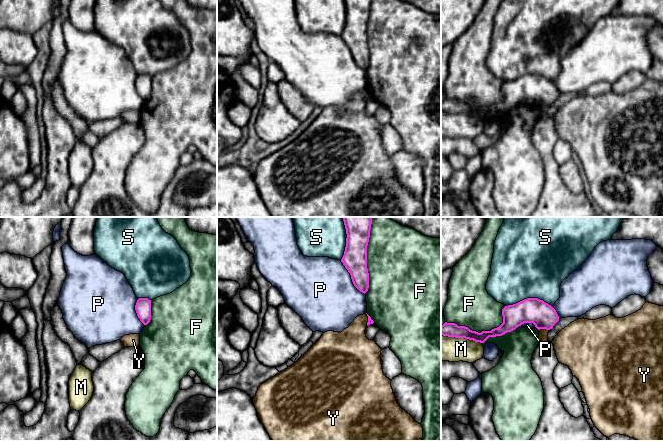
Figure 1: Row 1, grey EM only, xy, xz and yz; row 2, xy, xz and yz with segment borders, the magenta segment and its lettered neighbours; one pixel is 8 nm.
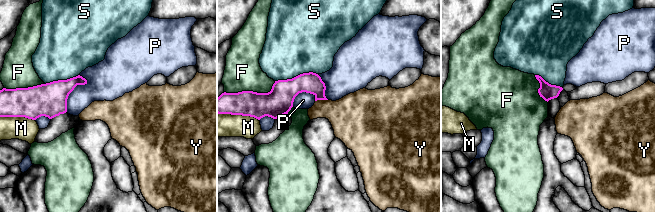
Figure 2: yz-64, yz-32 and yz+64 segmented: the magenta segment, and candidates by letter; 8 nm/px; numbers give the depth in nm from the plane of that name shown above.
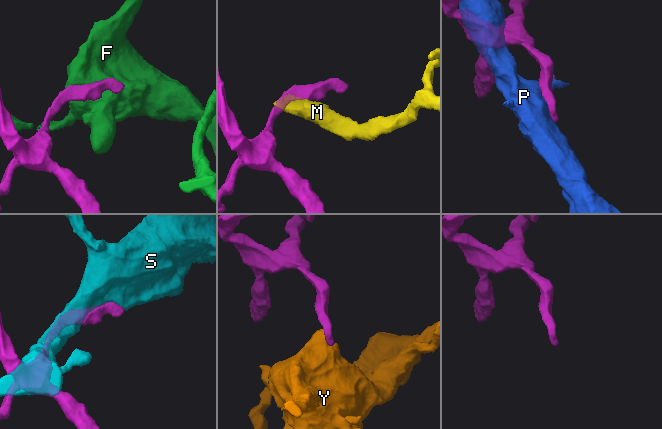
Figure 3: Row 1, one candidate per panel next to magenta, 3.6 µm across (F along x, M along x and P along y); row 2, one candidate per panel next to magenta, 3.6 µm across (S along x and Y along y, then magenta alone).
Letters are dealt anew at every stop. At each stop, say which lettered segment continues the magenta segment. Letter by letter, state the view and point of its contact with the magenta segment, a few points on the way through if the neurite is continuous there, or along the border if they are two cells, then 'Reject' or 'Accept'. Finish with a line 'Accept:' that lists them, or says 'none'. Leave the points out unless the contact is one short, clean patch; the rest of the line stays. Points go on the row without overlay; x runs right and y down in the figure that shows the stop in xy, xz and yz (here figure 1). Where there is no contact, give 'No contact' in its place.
F: Touches magenta at yz (482, 107). Reject
M: Touches magenta at yz (461, 113). Reject
P: Touches magenta at xz (351, 54). Reject
S: Touches magenta at yz (528, 74). Reject
Y: Touches magenta at yz (543, 104). Boundary: yz (548, 105), (539, 106). Reject
Accept: none

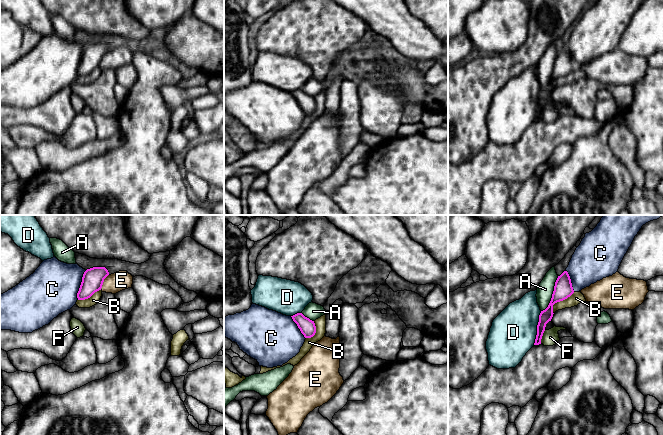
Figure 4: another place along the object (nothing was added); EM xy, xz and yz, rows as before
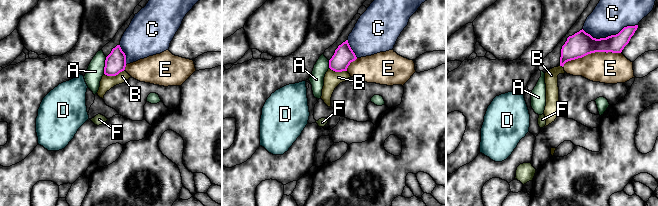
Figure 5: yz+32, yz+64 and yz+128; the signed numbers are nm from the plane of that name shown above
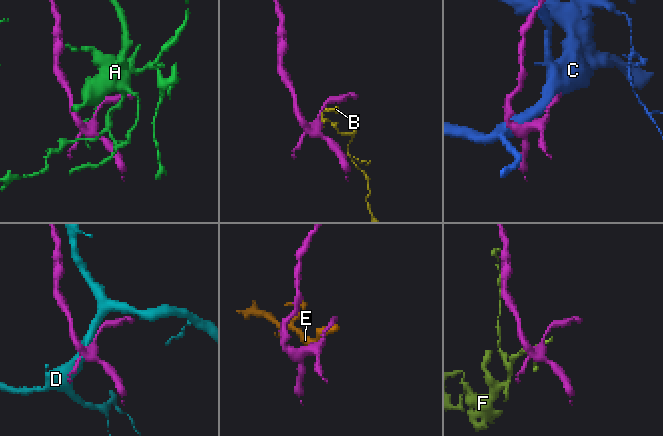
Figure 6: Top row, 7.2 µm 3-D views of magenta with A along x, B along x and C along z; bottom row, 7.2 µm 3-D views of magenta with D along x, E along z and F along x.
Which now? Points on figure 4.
A: Touches magenta at yz (552, 70). Reject
B: Touches magenta at yz (560, 76). Boundary: yz (574, 68), (566, 74), (557, 77), (553, 81), (552, 88). Reject
C: Touches magenta at xy (80, 61). Reject
D: Touches magenta at yz (537, 104). Reject
E: Touches magenta at xy (103, 57). Reject
F: Touches magenta at yz (541, 113). Boundary: yz (545, 106), (540, 119). Reject
Accept: none

